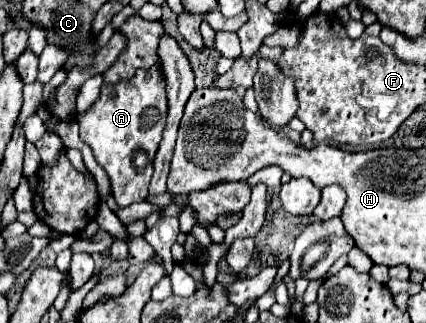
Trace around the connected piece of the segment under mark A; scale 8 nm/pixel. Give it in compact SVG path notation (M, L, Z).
M153 67L149 71L137 71L133 79L125 79L115 85L103 85L101 95L93 103L93 107L85 115L77 117L81 125L81 139L93 149L97 163L107 171L113 187L113 197L119 207L127 207L147 197L149 179L153 175L153 157L159 147L161 133L165 129L165 117L167 117L167 97L165 97L165 81L159 75L159 67Z

